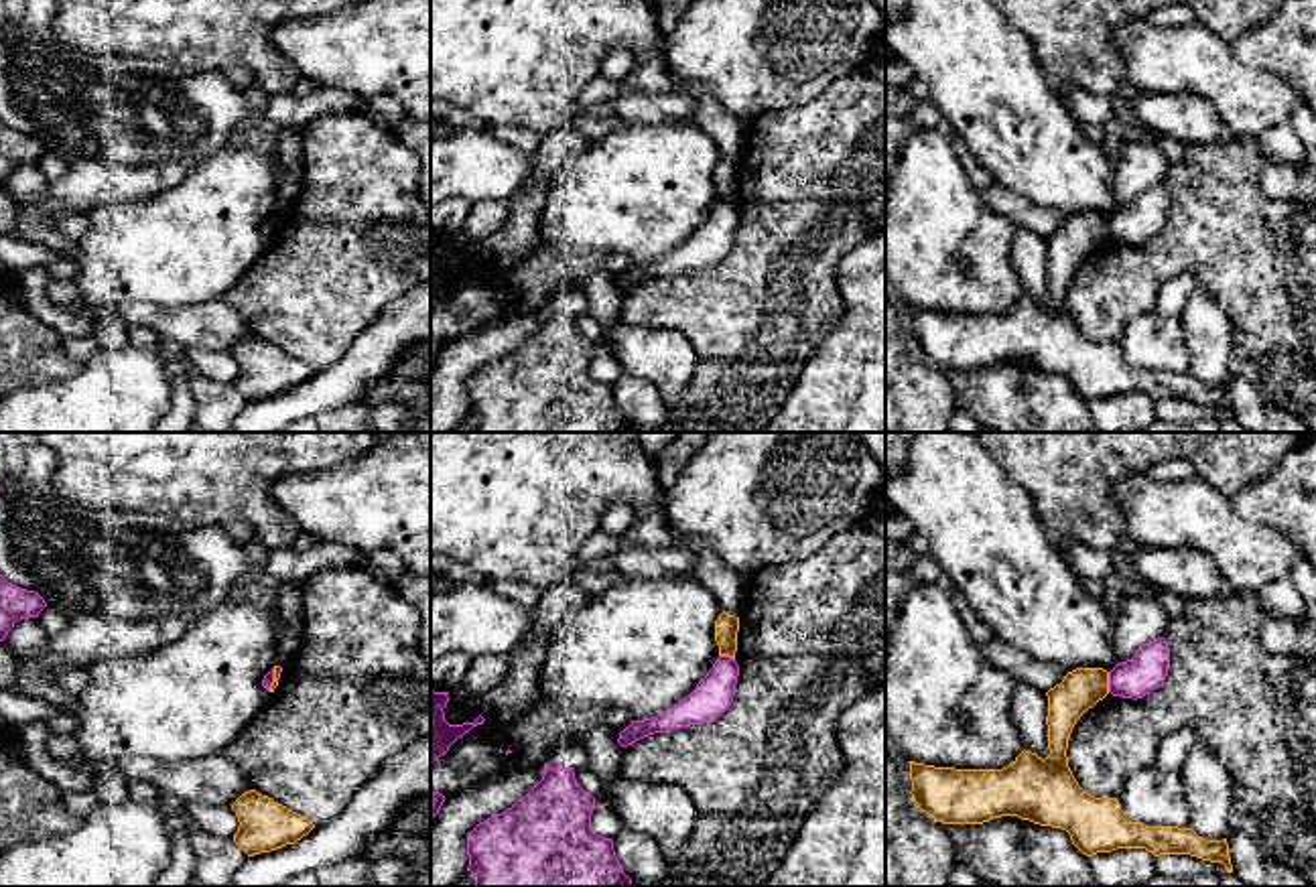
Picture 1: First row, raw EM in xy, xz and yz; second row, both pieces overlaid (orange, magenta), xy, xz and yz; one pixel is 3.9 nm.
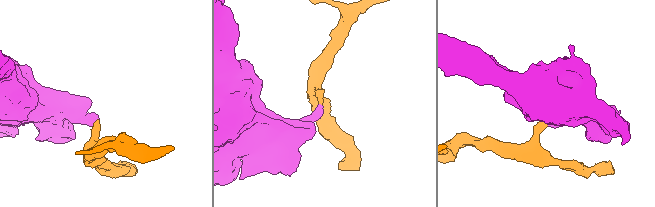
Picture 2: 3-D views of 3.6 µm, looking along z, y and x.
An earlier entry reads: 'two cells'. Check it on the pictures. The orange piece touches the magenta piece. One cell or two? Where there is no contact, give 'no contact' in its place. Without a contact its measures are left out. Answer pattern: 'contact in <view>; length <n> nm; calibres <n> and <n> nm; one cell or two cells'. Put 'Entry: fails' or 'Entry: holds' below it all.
contact in yz; length 80 nm; calibres 160 and 160 nm; two cells
Entry: holds

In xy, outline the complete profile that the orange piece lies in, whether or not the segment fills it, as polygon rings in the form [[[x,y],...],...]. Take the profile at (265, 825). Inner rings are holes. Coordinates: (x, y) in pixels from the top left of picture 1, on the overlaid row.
[[[256,790],[244,792],[232,810],[240,822],[234,842],[248,857],[294,844],[315,828],[309,818]]]

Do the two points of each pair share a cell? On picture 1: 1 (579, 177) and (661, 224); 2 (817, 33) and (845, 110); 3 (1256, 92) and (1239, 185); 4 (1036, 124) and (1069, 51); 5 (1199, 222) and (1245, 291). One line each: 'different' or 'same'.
1: same
2: different
3: different
4: different
5: same

